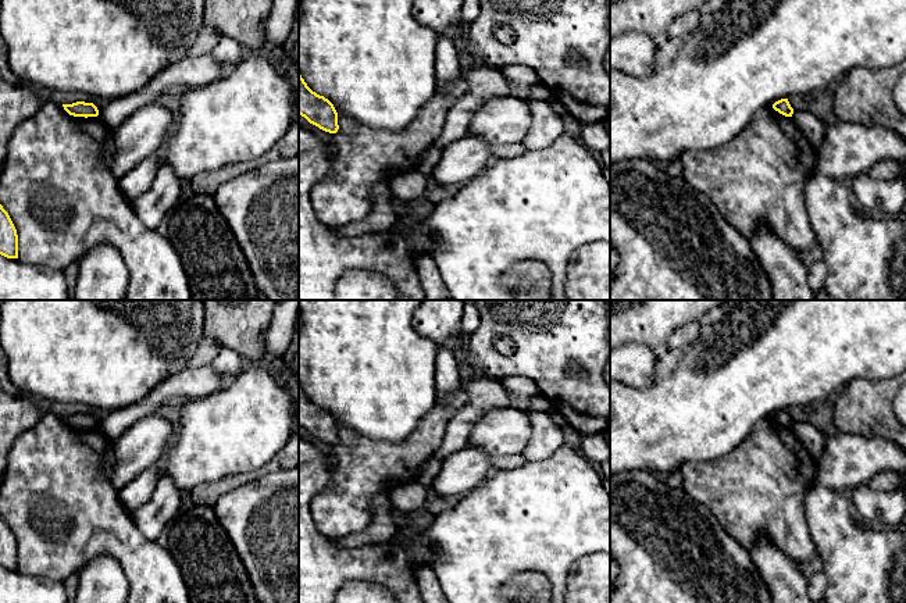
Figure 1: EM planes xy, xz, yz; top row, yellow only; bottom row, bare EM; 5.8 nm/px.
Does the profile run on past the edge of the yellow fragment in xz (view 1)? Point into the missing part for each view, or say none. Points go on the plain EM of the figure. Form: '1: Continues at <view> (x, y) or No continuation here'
1: No continuation here

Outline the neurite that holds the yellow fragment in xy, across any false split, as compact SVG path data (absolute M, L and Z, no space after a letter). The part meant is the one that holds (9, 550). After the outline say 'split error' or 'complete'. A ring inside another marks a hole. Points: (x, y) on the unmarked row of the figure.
M0 515L0 565L18 570L18 546L8 524Z; complete

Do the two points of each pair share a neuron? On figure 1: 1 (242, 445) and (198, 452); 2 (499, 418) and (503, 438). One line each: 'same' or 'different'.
1: same
2: same

